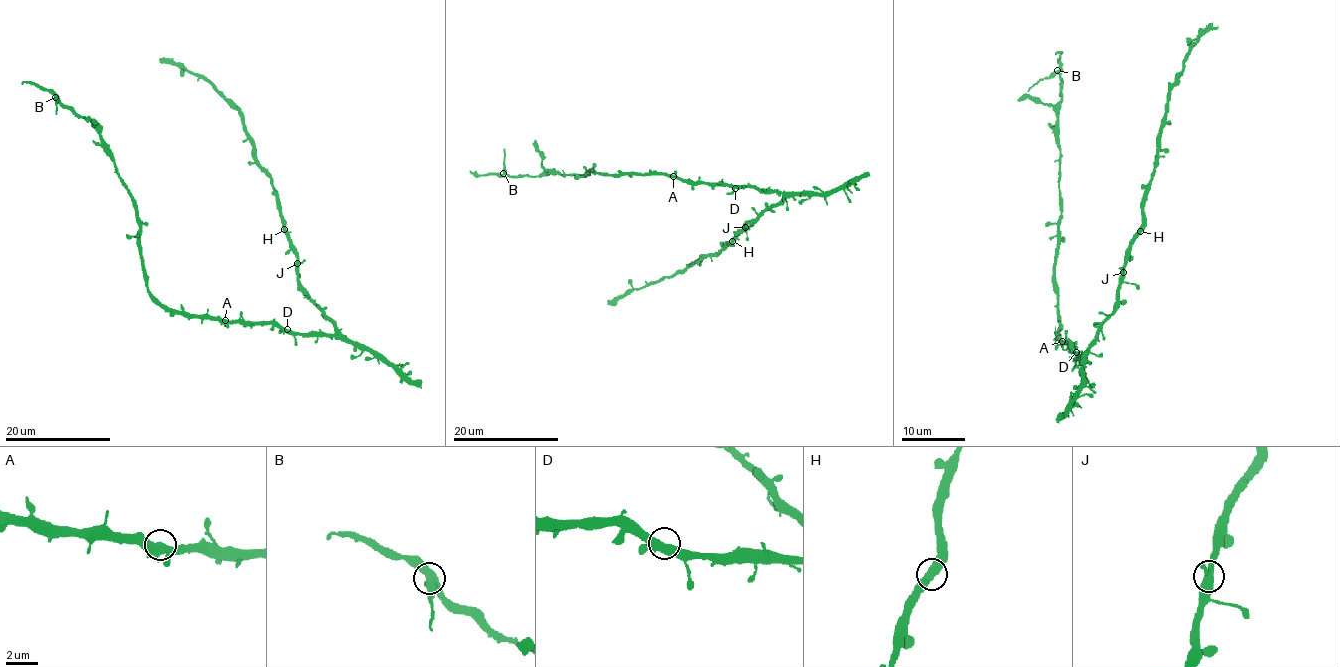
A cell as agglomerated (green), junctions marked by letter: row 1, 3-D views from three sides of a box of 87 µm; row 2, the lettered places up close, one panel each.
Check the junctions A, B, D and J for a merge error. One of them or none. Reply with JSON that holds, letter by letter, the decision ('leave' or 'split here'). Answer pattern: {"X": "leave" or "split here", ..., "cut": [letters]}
{"A": "leave", "B": "leave", "D": "leave", "J": "leave", "cut": []}

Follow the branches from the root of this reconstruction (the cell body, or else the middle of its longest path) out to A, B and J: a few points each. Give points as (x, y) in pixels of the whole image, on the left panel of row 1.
A: (287, 333), (272, 324), (241, 324), (225, 320)
B: (287, 333), (272, 324), (172, 314), (150, 293), (136, 200), (100, 132), (55, 97)
J: (287, 333), (334, 332), (333, 323), (301, 286), (296, 264)

